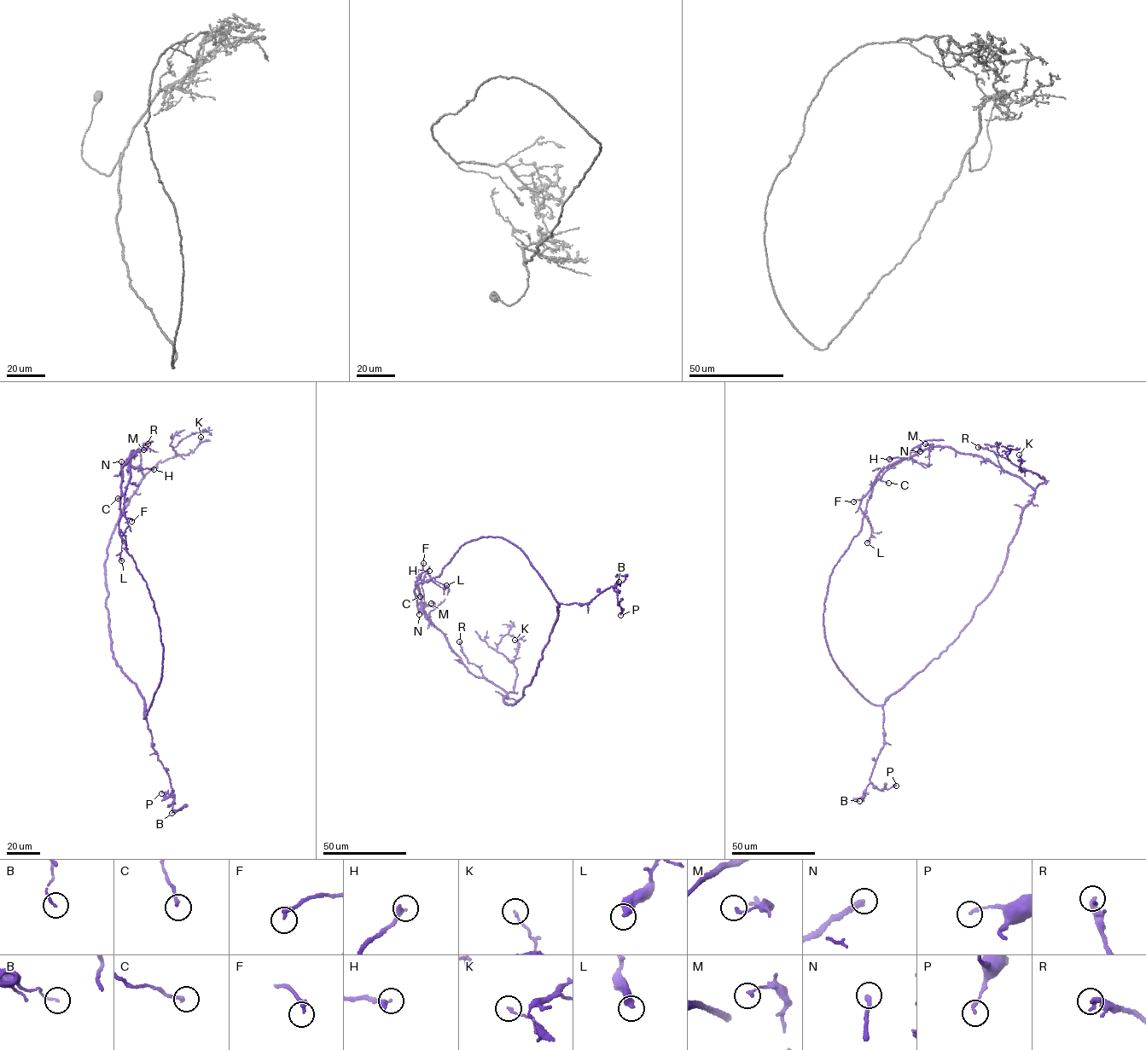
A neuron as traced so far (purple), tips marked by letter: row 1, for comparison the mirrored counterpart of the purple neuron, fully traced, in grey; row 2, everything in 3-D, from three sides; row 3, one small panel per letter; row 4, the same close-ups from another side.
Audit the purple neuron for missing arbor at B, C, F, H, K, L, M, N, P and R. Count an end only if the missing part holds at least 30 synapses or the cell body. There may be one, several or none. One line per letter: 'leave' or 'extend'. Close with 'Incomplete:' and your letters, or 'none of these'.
B: leave
C: leave
F: leave
H: leave
K: leave
L: leave
M: leave
N: extend
P: leave
R: extend
Incomplete: N, R

